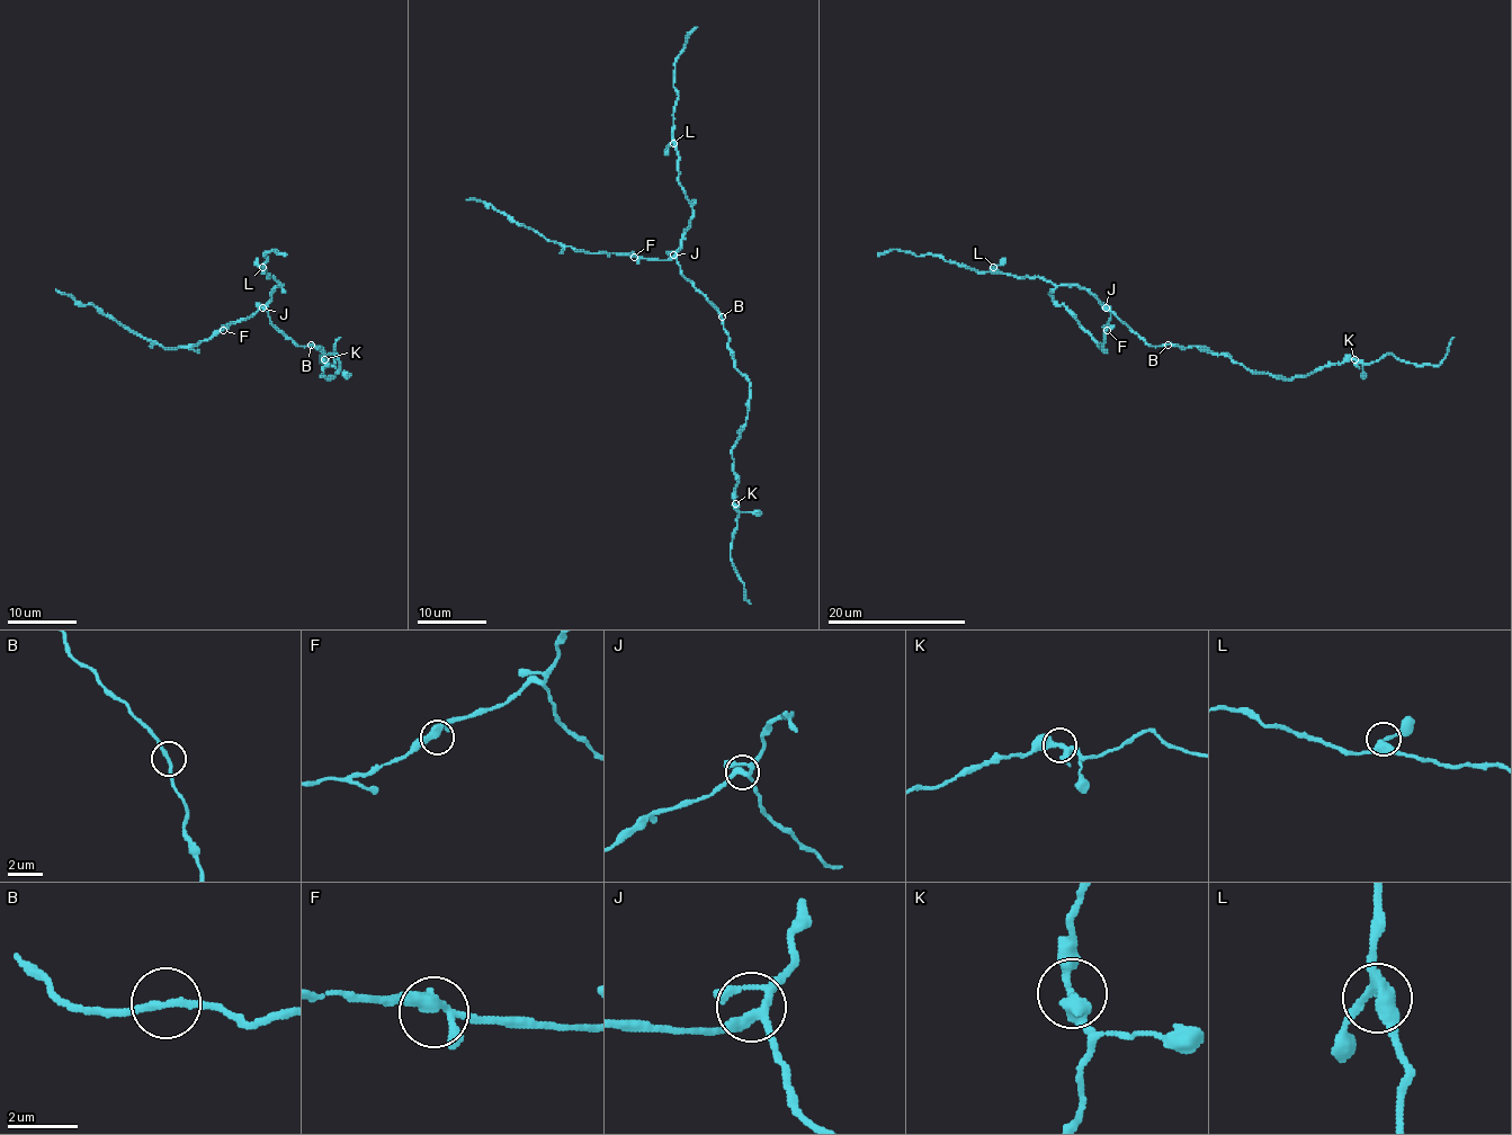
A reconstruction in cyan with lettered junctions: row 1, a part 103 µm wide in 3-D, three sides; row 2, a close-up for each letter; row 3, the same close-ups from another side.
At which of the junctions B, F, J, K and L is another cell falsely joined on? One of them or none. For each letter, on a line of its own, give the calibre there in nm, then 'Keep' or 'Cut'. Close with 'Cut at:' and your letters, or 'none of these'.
B: Thickness 200 nm. Keep
F: Thickness 300 nm. Keep
J: Thickness 280 nm. Keep
K: Thickness 360 nm. Keep
L: Thickness 360 nm. Keep
Cut at: none of these

